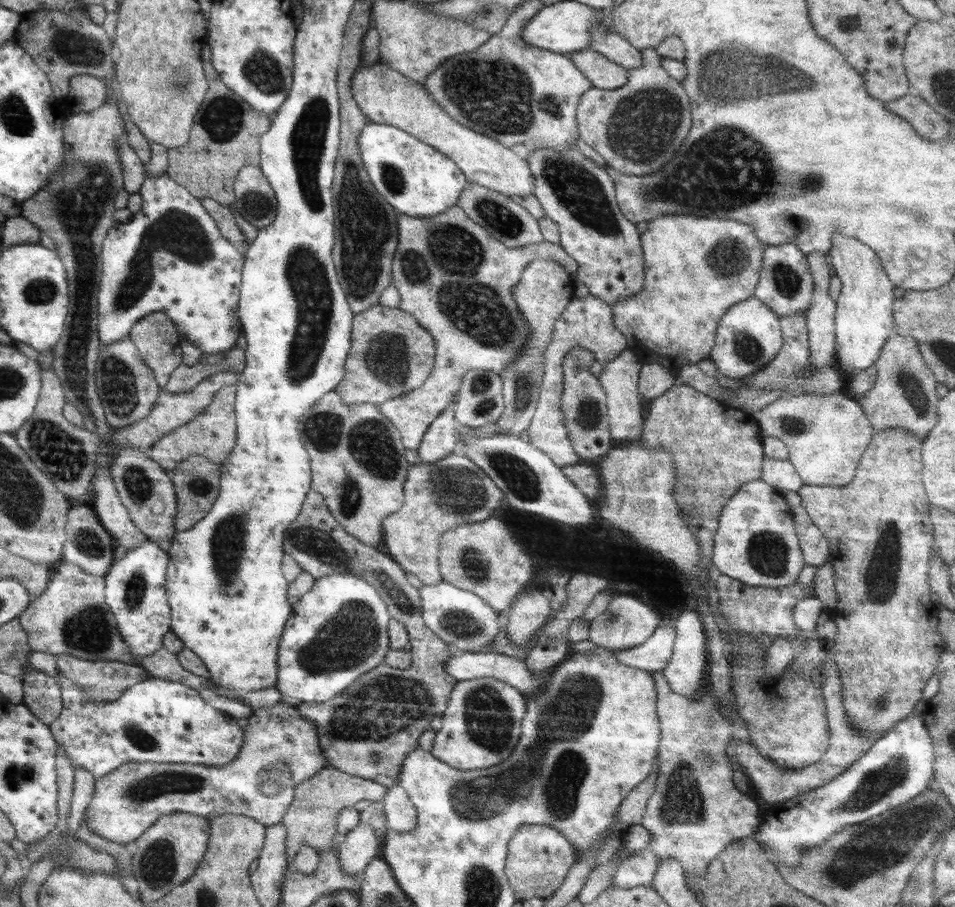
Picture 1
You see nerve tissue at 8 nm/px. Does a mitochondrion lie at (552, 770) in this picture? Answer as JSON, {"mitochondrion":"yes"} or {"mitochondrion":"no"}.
{"mitochondrion":"yes"}

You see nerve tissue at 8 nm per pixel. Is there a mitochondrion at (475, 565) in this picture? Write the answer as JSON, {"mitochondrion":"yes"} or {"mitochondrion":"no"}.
{"mitochondrion":"yes"}

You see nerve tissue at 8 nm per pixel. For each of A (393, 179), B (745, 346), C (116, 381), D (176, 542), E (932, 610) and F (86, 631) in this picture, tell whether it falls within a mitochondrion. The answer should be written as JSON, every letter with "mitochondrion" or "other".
{"A":"mitochondrion","B":"mitochondrion","C":"mitochondrion","D":"other","E":"other","F":"mitochondrion"}

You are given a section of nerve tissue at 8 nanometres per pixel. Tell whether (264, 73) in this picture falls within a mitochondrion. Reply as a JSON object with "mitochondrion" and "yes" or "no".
{"mitochondrion":"yes"}

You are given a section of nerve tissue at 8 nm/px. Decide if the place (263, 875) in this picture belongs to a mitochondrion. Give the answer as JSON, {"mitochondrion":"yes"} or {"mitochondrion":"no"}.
{"mitochondrion":"no"}

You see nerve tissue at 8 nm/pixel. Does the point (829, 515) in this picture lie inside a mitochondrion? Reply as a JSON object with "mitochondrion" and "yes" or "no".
{"mitochondrion":"no"}

